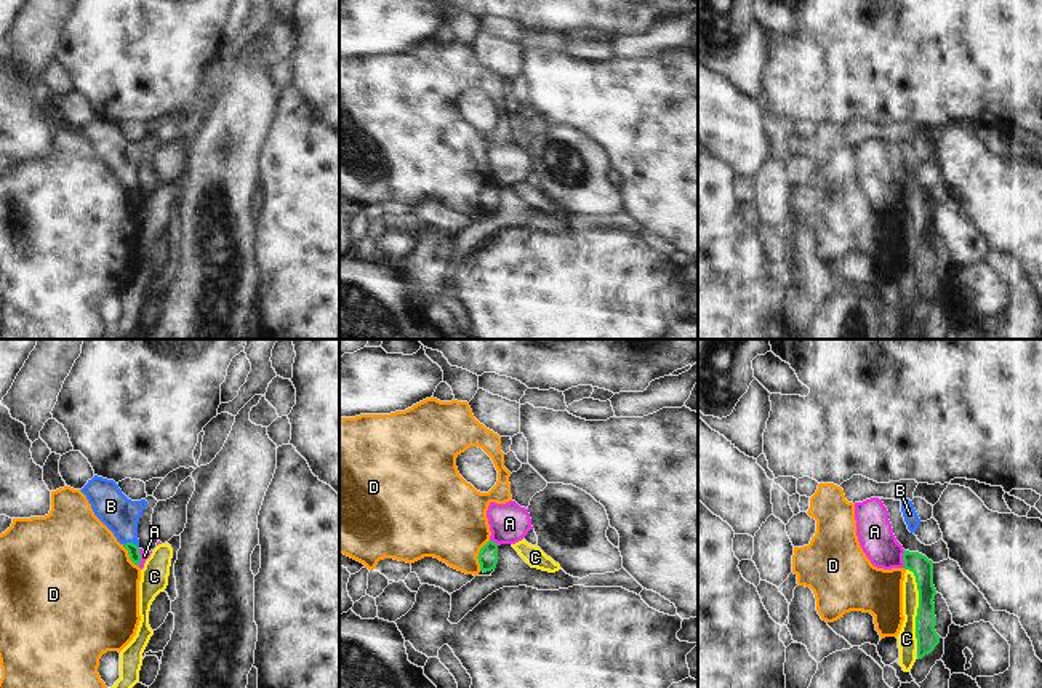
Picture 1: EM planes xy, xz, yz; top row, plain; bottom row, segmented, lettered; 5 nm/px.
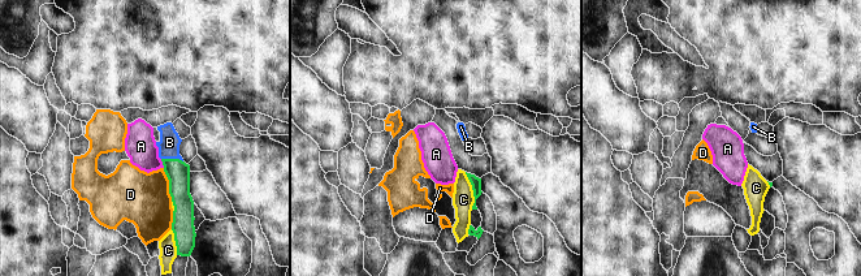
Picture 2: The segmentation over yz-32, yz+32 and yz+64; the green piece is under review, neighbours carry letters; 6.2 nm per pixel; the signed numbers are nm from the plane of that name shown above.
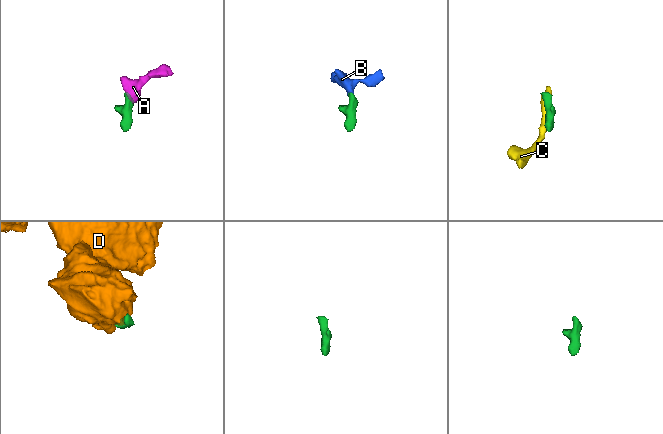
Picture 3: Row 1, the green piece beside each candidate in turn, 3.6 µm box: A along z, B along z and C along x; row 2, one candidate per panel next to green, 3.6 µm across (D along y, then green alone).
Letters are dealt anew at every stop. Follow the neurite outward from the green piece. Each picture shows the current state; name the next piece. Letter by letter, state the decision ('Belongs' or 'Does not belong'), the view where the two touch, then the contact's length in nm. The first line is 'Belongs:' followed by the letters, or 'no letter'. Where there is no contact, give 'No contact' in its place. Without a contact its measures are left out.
Belongs: B
A: Does not belong. Touches green in yz. Shared border 90 nm
B: Belongs. Touches green in xy. Shared border 80 nm
C: Does not belong. Touches green in yz. Shared border 420 nm
D: Does not belong. Touches green in xz. Shared border 170 nm.

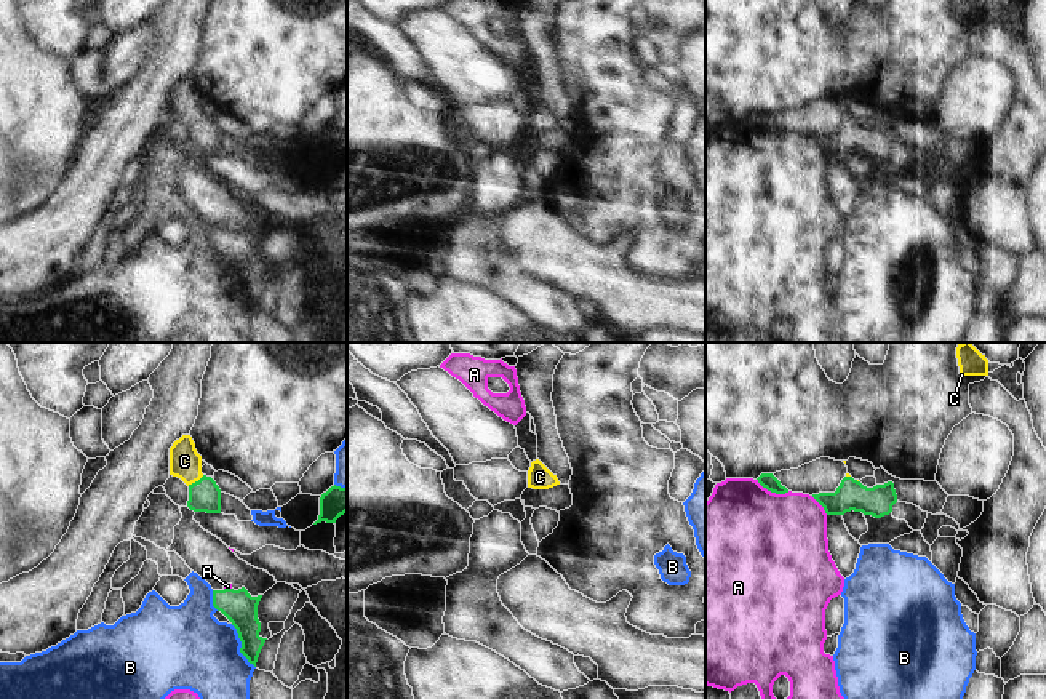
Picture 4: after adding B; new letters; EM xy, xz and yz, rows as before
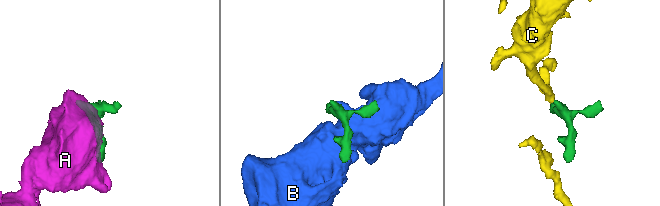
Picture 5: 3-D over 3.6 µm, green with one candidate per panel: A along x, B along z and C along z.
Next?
Belongs: C
A: Does not belong. Touches green in yz. Shared border 180 nm
B: Does not belong. Touches green in xy. Shared border 260 nm
C: Belongs. Touches green in xy. Shared border 100 nm.

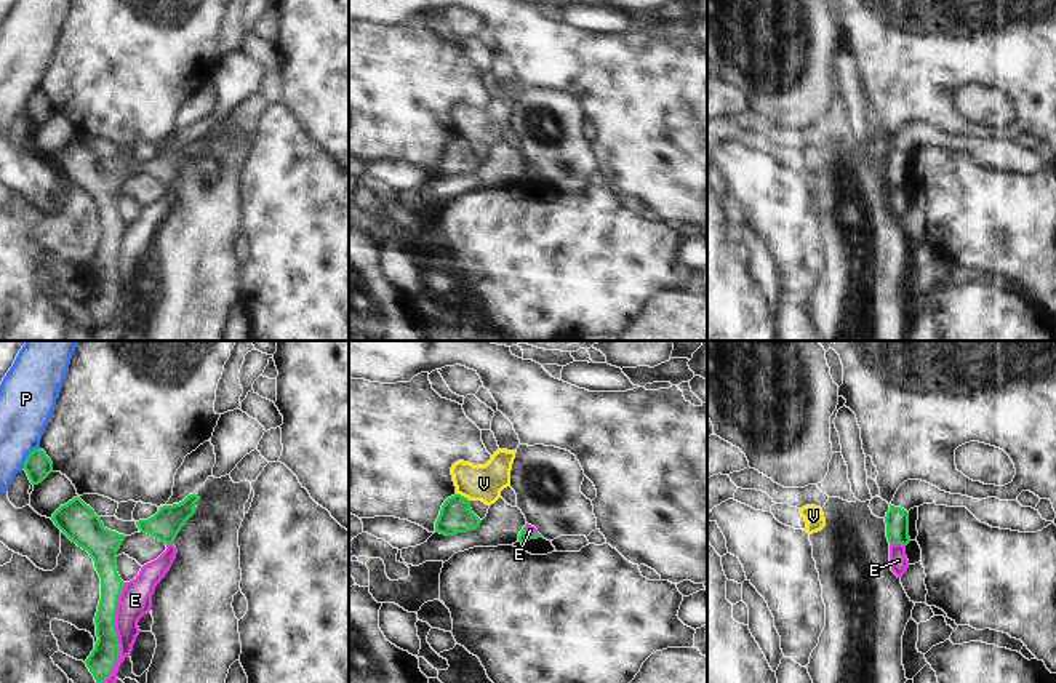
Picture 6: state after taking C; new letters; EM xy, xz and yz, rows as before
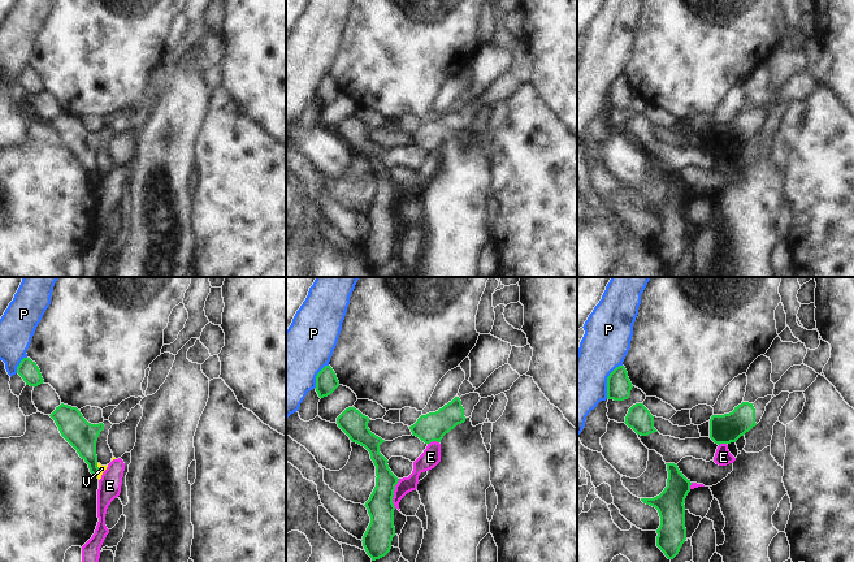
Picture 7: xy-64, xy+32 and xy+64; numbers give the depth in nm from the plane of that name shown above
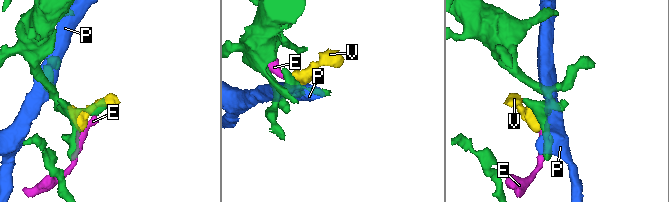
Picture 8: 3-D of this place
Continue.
Belongs: no letter
E: Does not belong. Touches green in xy. Shared border 500 nm
P: Does not belong. Touches green in xy. Shared border 140 nm
V: Does not belong. Touches green in xz. Shared border 80 nm.

